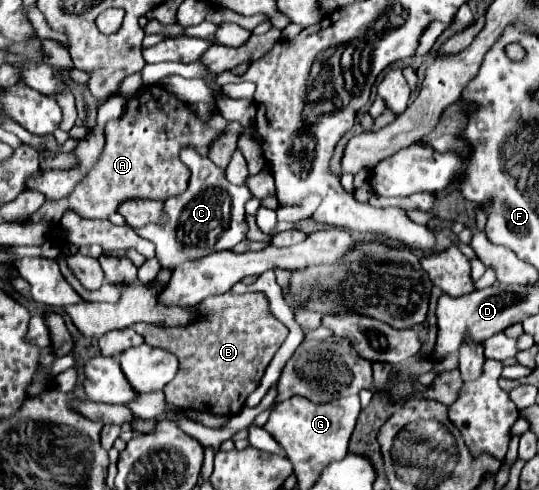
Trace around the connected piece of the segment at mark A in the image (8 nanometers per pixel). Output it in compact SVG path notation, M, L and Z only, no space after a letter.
M143 86L137 98L127 102L123 116L107 122L103 154L75 186L75 192L69 198L47 200L33 216L27 218L27 222L57 226L61 216L69 210L75 210L83 218L105 220L109 214L117 212L117 204L121 204L121 200L151 198L165 202L167 198L181 194L189 182L189 170L181 164L179 150L193 144L193 148L201 148L207 156L209 144L223 132L225 126L227 120L219 114L213 114L209 124L205 124L163 88Z

